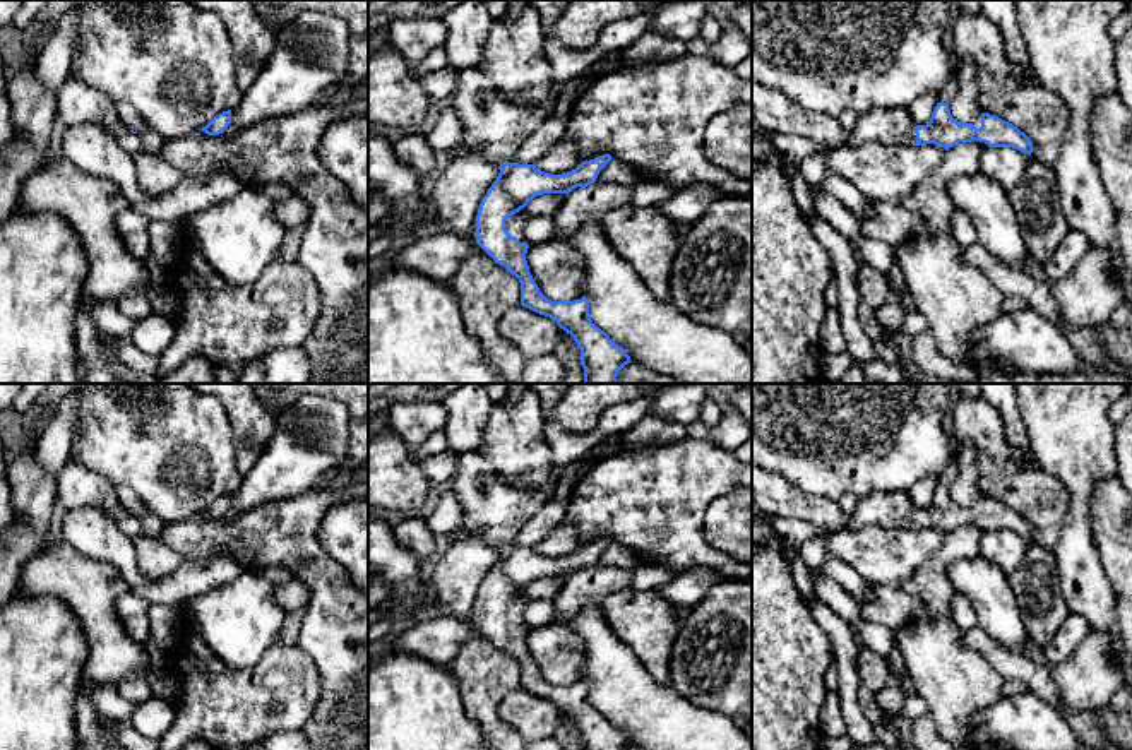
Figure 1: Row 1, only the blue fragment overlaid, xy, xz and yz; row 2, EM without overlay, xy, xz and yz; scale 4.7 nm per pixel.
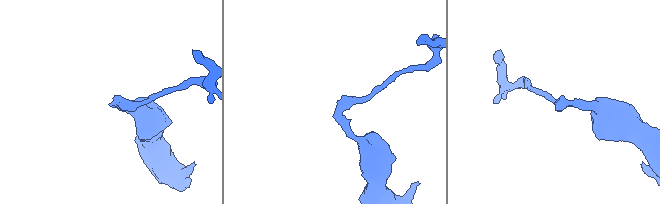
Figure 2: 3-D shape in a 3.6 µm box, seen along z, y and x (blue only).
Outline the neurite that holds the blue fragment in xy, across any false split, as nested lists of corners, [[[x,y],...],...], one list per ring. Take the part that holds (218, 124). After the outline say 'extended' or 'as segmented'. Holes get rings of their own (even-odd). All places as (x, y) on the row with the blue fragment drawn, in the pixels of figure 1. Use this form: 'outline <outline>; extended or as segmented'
outline [[[231,110],[219,113],[206,127],[199,130],[206,132],[207,135],[219,135],[228,128],[229,123],[231,123]]]; as segmented

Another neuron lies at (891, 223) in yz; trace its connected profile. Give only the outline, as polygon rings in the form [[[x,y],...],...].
[[[870,200],[873,216],[856,216],[860,229],[865,236],[880,240],[891,248],[926,233],[921,217],[909,209],[882,200]]]

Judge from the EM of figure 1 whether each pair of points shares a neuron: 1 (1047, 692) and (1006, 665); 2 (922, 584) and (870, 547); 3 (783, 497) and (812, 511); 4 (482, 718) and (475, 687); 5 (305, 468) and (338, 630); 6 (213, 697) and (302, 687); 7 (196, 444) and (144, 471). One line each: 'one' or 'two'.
1: one
2: two
3: one
4: one
5: two
6: one
7: one

